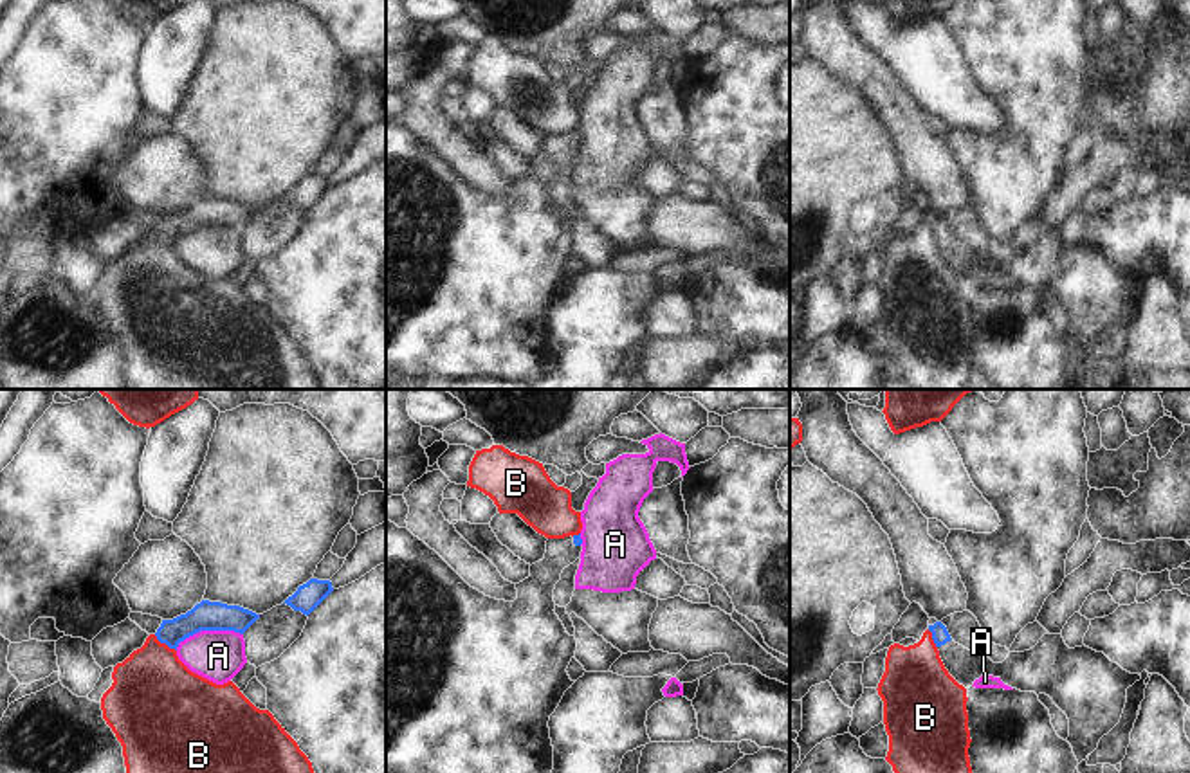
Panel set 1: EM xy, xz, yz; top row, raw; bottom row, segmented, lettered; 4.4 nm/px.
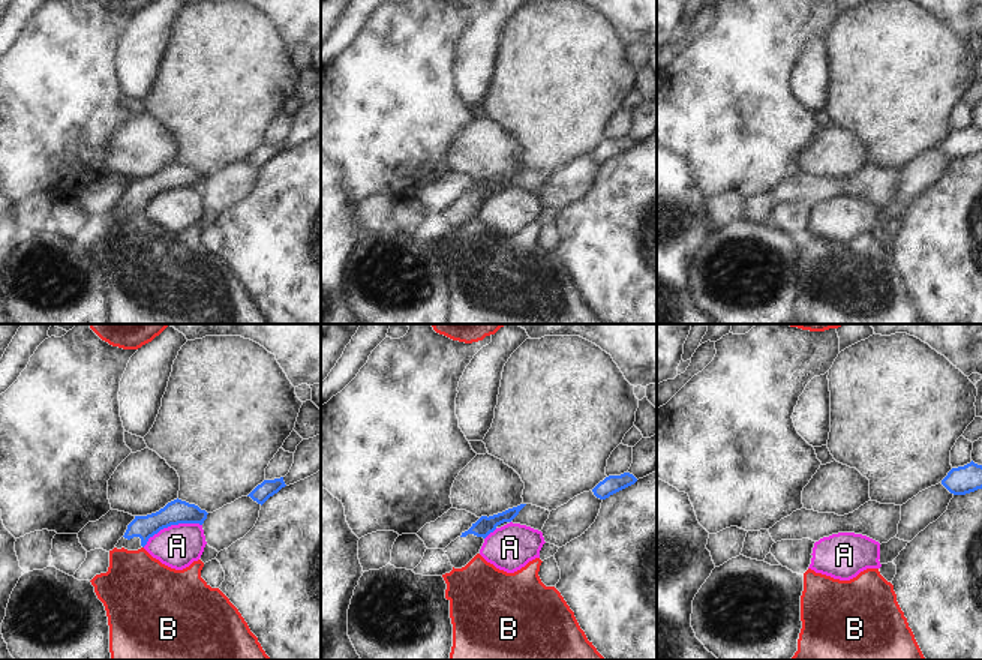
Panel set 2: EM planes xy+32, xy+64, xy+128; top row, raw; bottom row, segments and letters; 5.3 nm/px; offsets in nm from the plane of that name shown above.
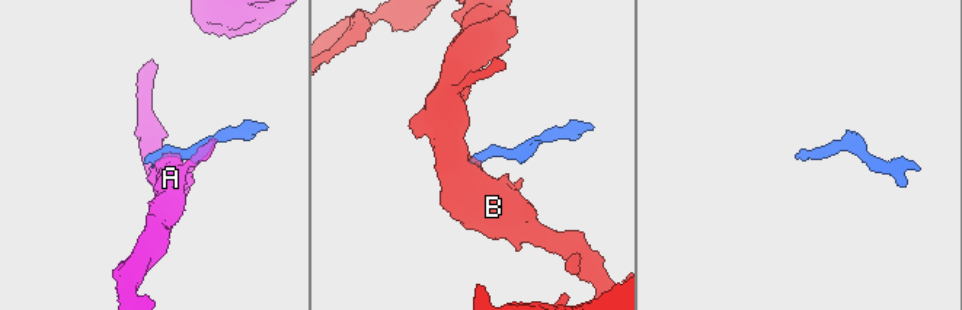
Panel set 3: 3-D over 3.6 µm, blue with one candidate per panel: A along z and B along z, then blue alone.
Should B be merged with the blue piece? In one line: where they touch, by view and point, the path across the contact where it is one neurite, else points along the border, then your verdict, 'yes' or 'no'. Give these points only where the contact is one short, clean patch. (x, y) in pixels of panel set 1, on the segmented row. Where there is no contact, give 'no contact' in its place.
meets blue in xy at (164, 642); border along xy (154, 635), (175, 651); no

